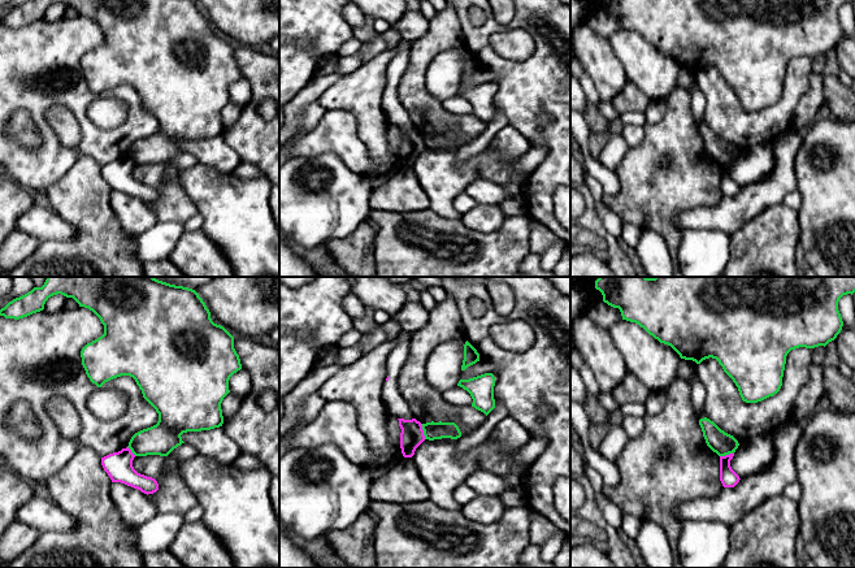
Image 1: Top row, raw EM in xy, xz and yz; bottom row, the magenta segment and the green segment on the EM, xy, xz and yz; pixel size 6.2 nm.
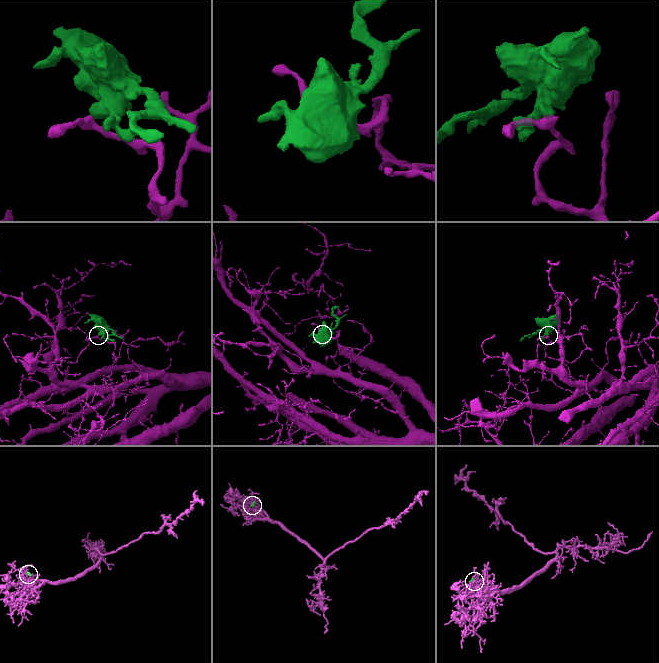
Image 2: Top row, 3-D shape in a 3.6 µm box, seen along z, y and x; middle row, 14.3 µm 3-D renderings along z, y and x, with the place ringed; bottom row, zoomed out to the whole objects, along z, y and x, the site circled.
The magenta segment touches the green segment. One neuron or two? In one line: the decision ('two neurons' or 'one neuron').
two neurons

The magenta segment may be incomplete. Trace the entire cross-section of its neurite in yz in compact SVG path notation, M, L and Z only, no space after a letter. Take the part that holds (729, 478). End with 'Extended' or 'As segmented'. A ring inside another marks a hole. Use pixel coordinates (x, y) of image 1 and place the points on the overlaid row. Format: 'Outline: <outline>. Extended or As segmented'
Outline: M734 452L720 456L720 481L724 487L734 487L739 482L739 476L732 469L730 460Z. As segmented

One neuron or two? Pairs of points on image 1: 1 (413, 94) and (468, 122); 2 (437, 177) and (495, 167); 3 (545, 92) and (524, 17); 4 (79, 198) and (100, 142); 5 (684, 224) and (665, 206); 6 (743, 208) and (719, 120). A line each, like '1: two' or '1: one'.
1: one
2: one
3: one
4: two
5: two
6: two

